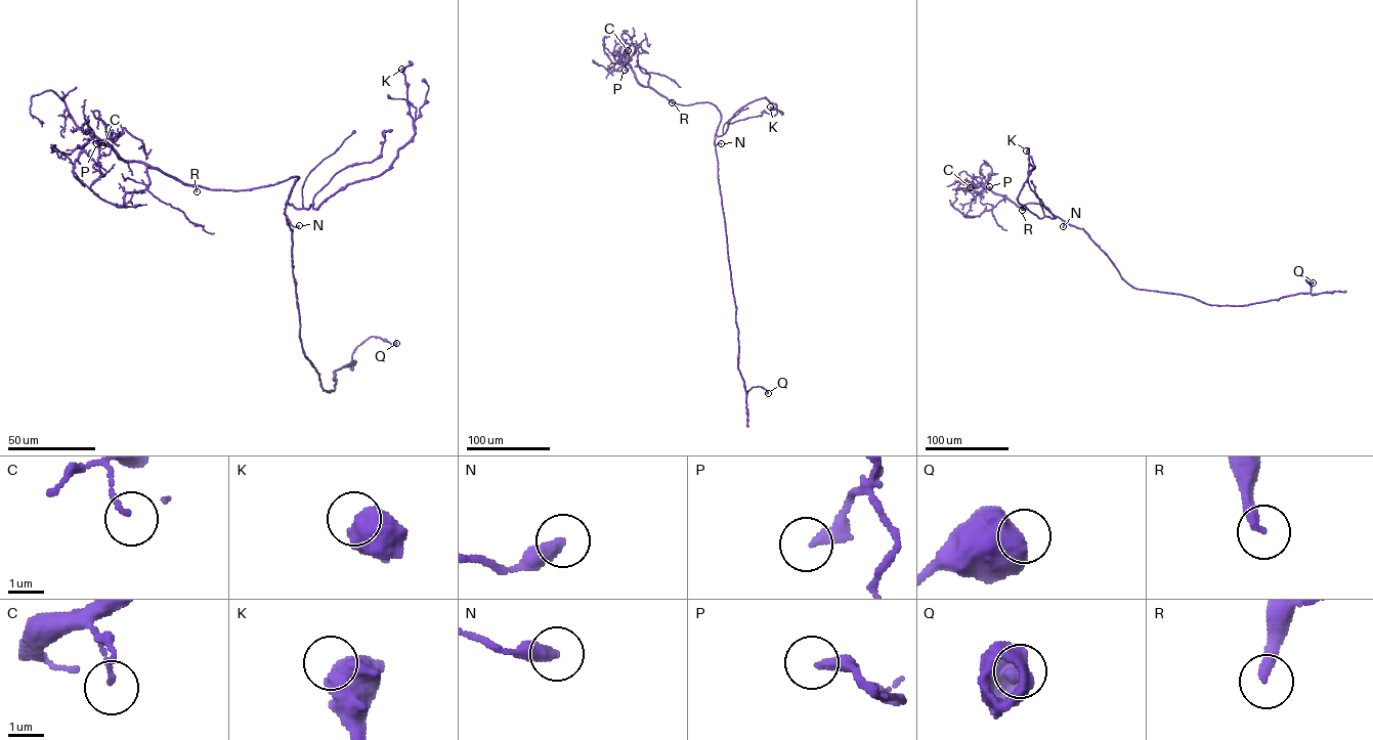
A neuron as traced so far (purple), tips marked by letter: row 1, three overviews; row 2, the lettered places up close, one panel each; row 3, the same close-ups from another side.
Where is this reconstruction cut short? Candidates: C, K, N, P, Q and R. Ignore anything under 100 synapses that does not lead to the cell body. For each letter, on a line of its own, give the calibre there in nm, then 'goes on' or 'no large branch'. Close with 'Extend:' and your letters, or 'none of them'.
C: calibre 130 nm; no large branch
K: calibre 800 nm; no large branch
N: calibre 400 nm; no large branch
P: calibre 320 nm; no large branch
Q: calibre 700 nm; no large branch
R: calibre 300 nm; goes on
Extend: R

